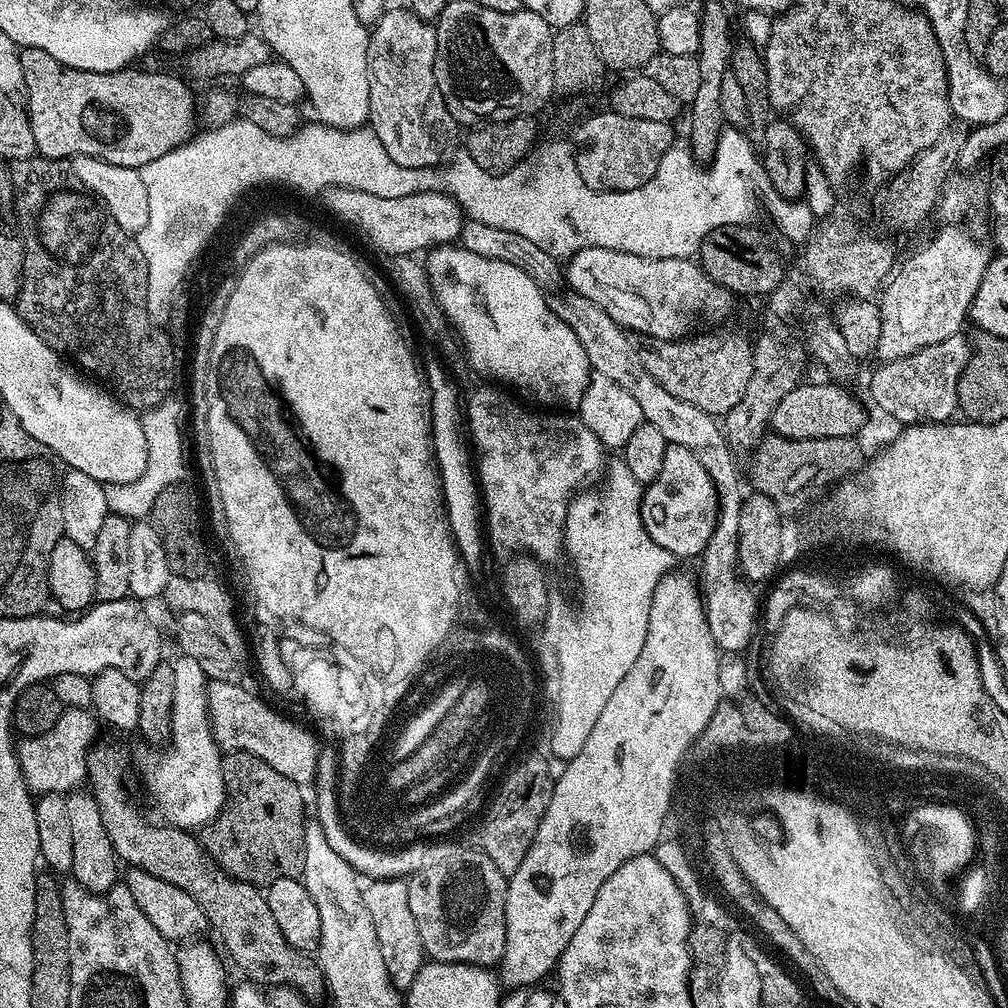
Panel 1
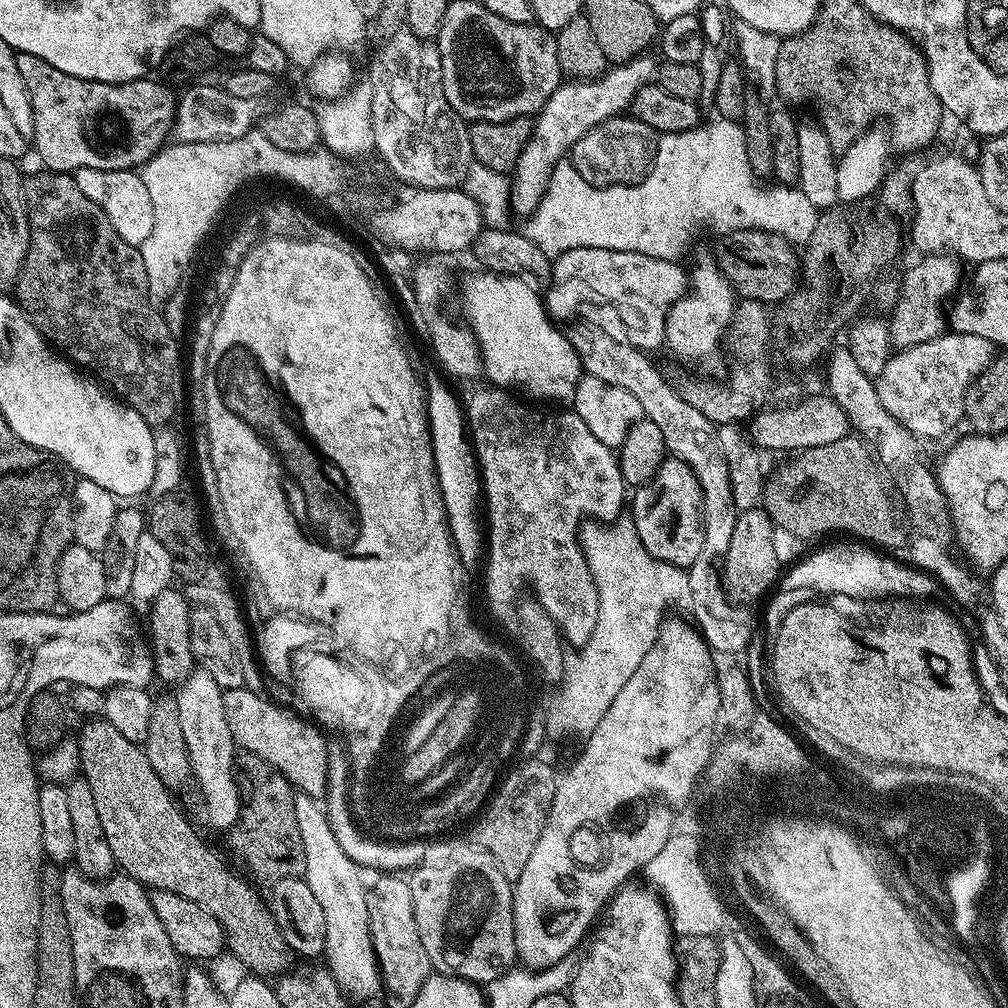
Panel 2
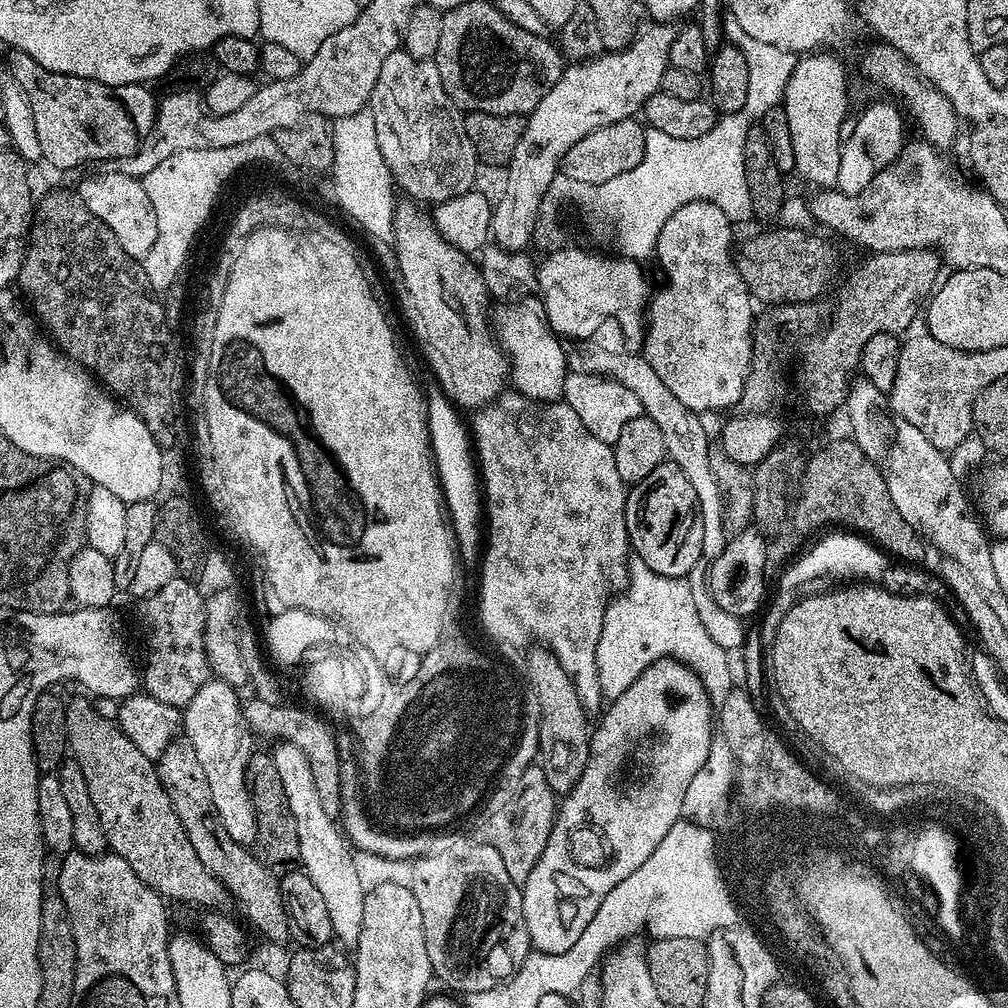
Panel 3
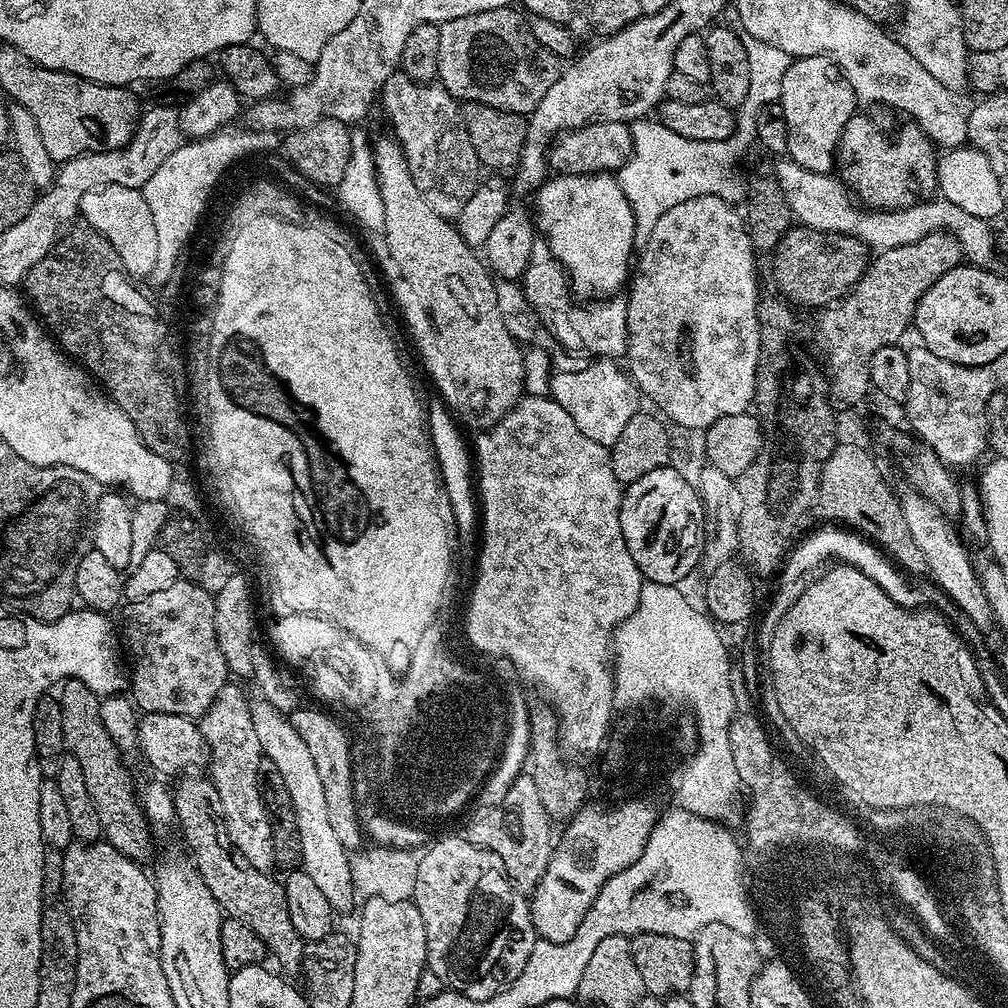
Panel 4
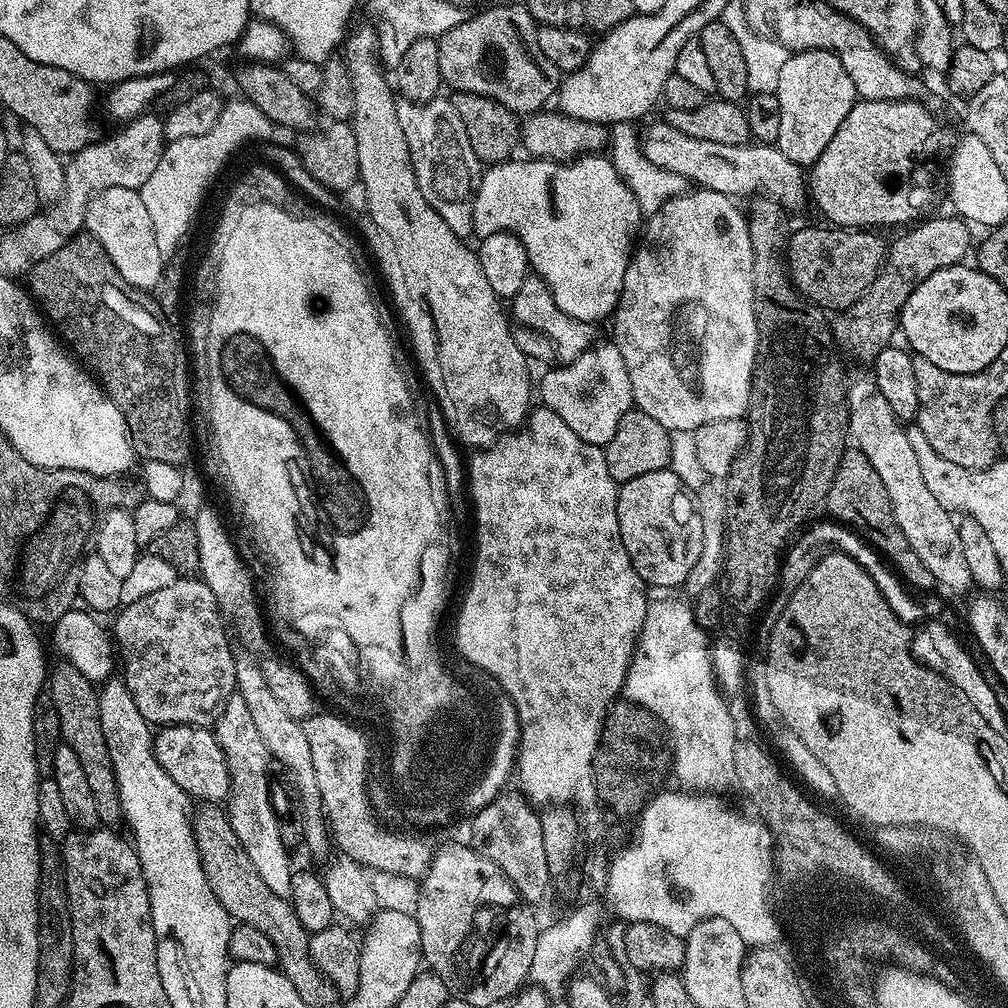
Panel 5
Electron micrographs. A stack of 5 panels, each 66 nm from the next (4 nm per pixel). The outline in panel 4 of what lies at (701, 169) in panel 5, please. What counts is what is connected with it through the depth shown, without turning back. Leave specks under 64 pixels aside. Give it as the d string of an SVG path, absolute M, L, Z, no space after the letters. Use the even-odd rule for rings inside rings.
M787 158L777 159L775 163L776 169L774 169L774 175L778 186L782 190L782 194L786 194L786 206L790 206L793 217L805 228L853 236L862 241L868 249L875 250L876 252L885 252L894 246L906 246L906 242L916 242L918 238L924 238L926 234L930 234L931 232L949 232L951 236L956 237L956 241L960 244L963 259L969 265L995 265L992 263L996 260L998 240L994 235L993 225L982 217L972 217L966 210L960 209L948 200L943 198L924 198L915 204L911 204L909 208L893 208L891 210L881 210L876 206L861 206L846 191L843 181L835 175L827 172L806 170L806 166L798 166L798 162Z

